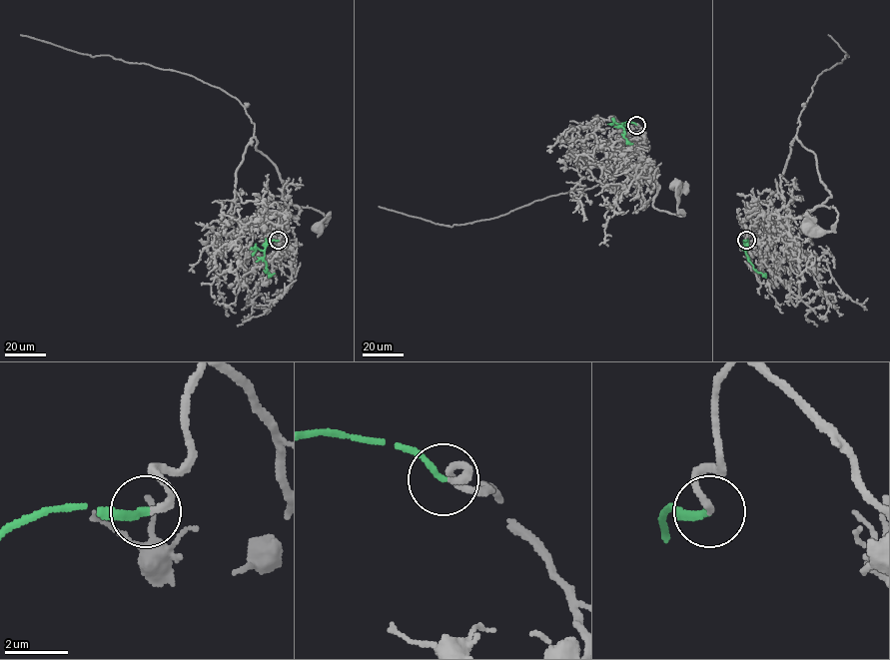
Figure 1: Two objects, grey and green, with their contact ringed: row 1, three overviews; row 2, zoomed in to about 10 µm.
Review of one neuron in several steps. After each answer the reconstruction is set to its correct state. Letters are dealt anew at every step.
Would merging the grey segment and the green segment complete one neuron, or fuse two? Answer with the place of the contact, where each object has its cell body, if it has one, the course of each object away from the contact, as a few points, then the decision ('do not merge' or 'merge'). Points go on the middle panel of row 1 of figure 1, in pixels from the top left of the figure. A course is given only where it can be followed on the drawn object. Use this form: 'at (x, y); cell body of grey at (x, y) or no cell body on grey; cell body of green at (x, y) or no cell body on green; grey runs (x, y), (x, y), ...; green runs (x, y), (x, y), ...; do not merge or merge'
at (636, 125); cell body of grey at (675, 185); no cell body on green; grey runs (636, 125), (636, 132), (626, 135), (656, 173), (652, 205), (682, 216), (675, 185); green runs (636, 125), (626, 122), (621, 126), (624, 137), (632, 144); merge

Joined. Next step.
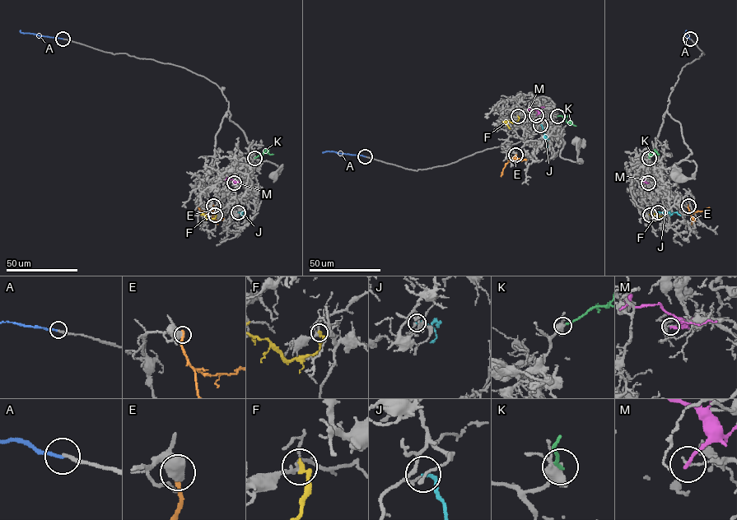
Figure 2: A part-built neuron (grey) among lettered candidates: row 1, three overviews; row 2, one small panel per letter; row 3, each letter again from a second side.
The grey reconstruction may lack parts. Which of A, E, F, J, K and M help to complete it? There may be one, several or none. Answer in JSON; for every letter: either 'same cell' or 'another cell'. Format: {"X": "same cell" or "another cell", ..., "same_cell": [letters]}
{"A": "same cell", "E": "another cell", "F": "another cell", "J": "another cell", "K": "another cell", "M": "another cell", "same_cell": ["A"]}

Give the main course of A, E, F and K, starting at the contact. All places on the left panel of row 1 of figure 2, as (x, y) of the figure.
A: (62, 39), (23, 33), (20, 30)
E: (213, 205), (212, 211), (208, 212), (198, 208)
F: (215, 215), (216, 217), (210, 219), (202, 214), (207, 215)
K: (254, 158), (264, 151), (273, 154)

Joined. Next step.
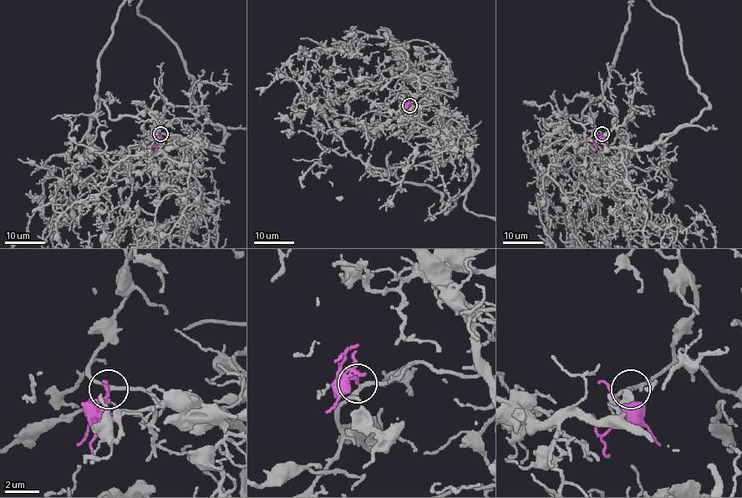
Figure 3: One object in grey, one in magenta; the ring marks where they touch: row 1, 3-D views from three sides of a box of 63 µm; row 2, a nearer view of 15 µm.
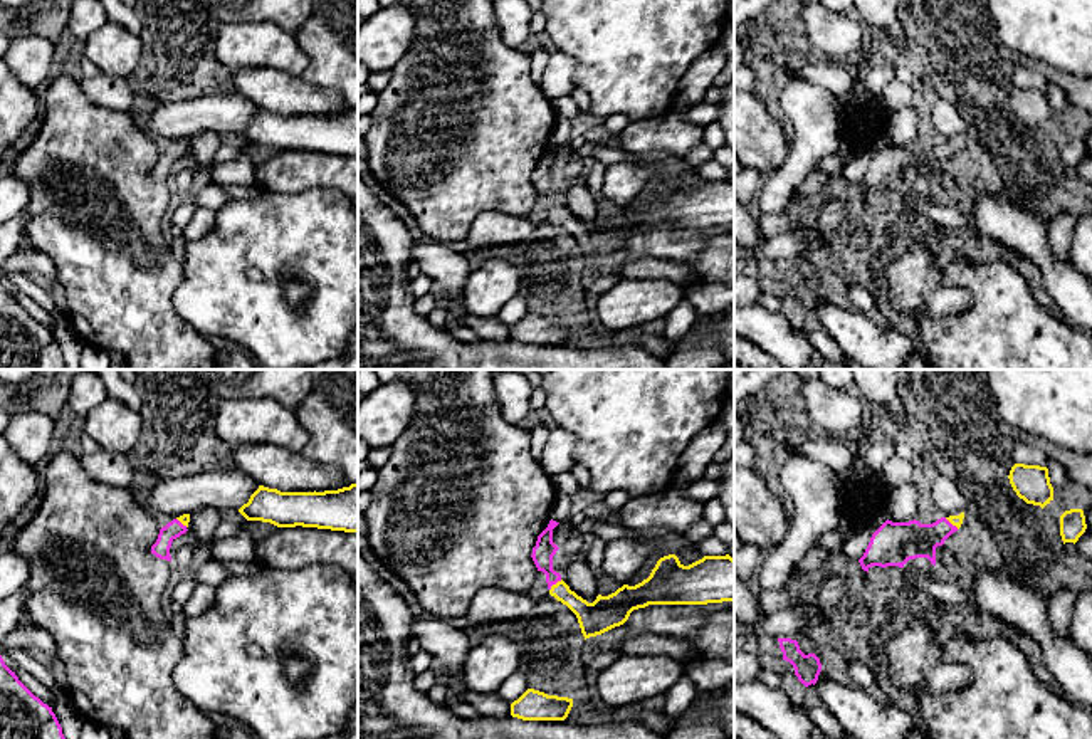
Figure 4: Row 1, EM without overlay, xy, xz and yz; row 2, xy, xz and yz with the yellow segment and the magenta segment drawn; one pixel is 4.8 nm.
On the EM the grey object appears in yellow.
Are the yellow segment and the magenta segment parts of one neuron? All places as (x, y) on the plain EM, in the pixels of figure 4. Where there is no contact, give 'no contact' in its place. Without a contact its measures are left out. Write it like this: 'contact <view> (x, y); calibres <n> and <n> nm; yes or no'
contact xz (556, 207); calibres 160 and 100 nm; yes

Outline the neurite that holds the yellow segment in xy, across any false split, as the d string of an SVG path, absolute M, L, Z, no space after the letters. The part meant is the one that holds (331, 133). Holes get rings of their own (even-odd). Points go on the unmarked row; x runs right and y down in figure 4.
M358 107L324 116L281 116L259 109L239 136L277 151L358 156Z

